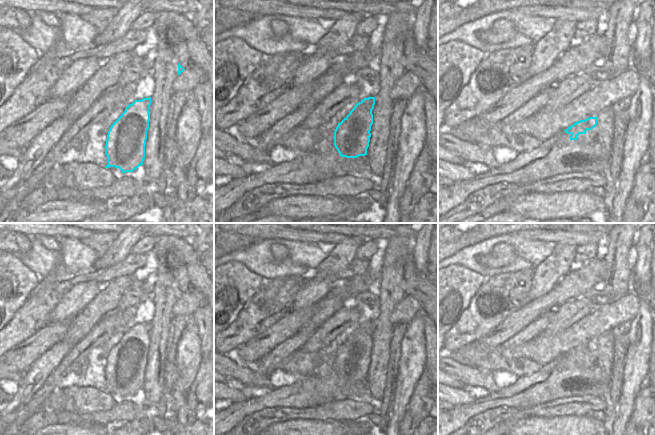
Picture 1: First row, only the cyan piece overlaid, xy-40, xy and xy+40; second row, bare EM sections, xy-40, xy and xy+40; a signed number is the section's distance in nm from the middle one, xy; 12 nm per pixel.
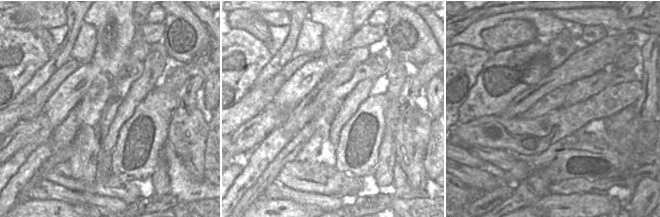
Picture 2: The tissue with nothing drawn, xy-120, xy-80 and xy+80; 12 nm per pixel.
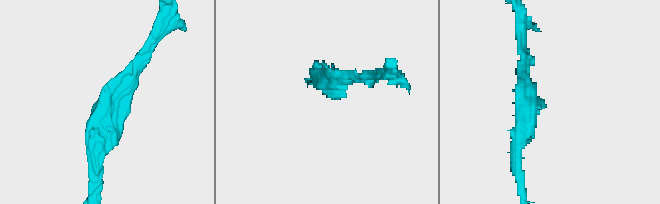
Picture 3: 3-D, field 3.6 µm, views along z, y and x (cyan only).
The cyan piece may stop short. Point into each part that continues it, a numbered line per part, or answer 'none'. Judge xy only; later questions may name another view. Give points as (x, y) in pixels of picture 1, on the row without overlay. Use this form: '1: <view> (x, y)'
none

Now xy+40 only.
none

